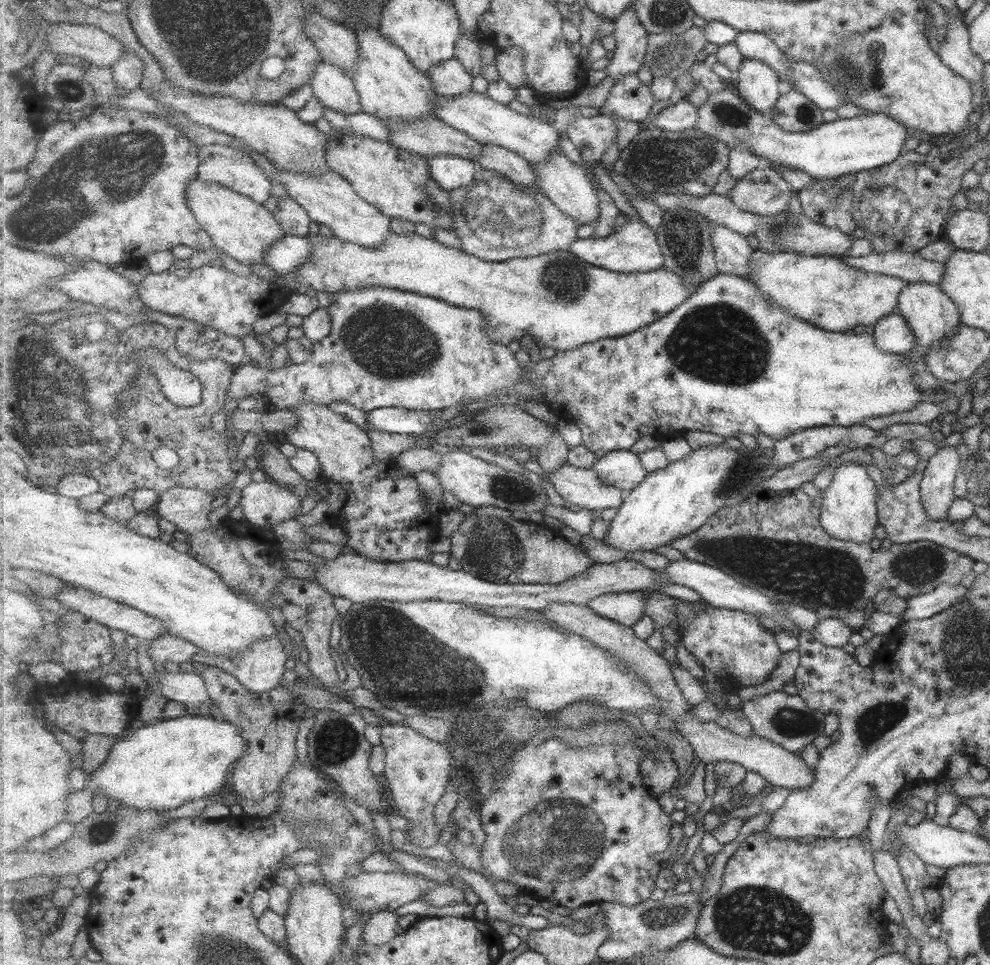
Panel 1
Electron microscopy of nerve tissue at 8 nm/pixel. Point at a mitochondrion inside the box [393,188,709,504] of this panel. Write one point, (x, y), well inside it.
(565, 279)

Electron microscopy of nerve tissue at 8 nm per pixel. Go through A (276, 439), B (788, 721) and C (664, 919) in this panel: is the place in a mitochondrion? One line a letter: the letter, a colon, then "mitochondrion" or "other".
A: other
B: mitochondrion
C: mitochondrion

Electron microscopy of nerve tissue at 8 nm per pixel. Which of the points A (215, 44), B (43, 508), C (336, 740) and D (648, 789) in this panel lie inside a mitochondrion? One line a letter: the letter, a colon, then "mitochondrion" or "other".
A: mitochondrion
B: other
C: mitochondrion
D: other

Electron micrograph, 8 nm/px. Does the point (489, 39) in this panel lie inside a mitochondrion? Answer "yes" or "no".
no

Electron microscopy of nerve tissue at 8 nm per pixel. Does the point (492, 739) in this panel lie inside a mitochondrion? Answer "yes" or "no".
yes

